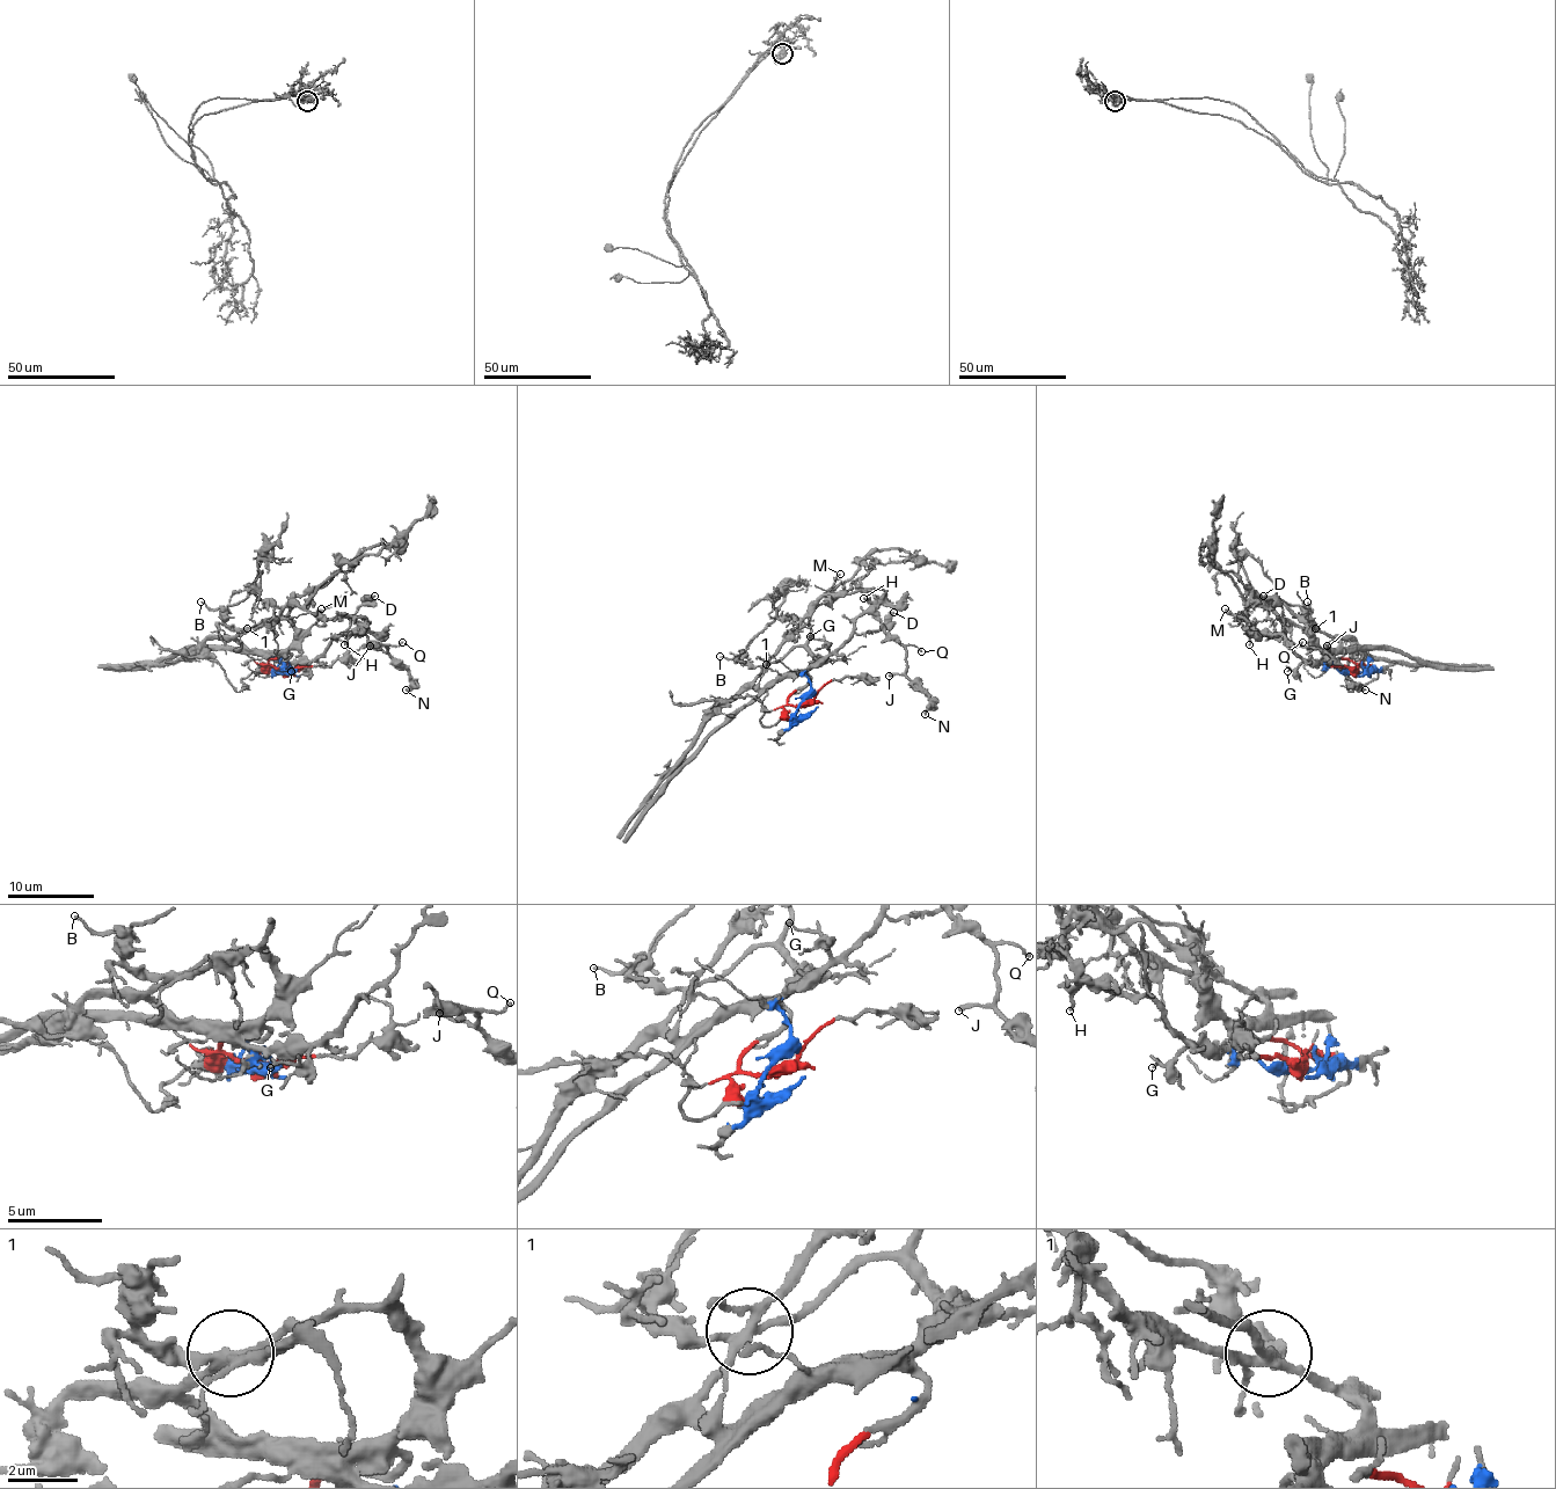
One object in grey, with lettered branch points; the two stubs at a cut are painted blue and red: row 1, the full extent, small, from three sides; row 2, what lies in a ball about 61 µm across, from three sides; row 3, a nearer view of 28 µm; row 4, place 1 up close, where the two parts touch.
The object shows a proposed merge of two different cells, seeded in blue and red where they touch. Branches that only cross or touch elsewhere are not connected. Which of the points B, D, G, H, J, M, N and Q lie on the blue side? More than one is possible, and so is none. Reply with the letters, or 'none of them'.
D, G, H, J, N, Q

